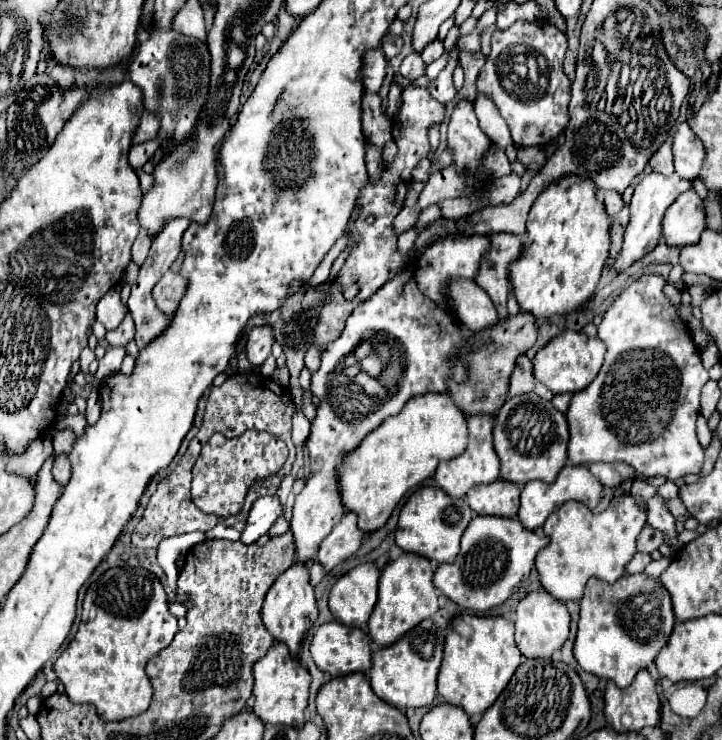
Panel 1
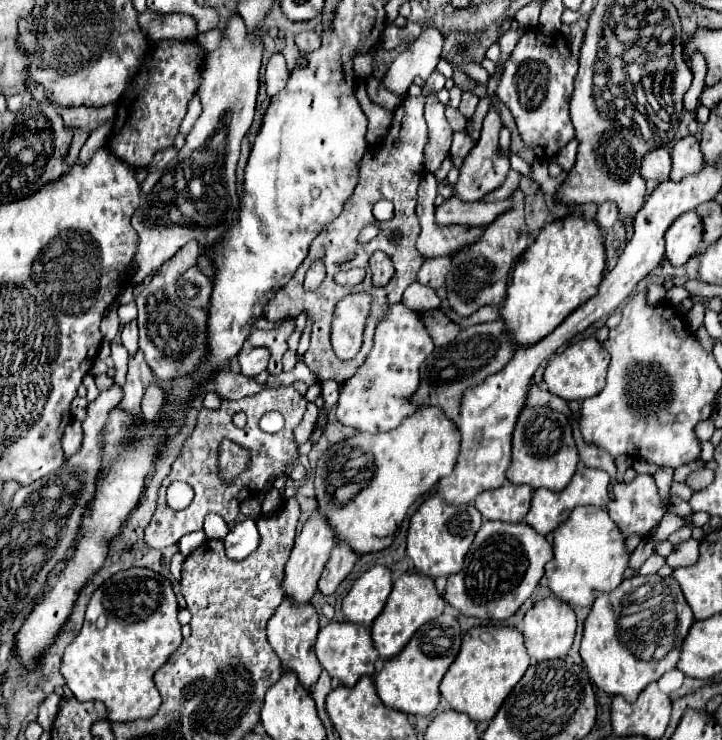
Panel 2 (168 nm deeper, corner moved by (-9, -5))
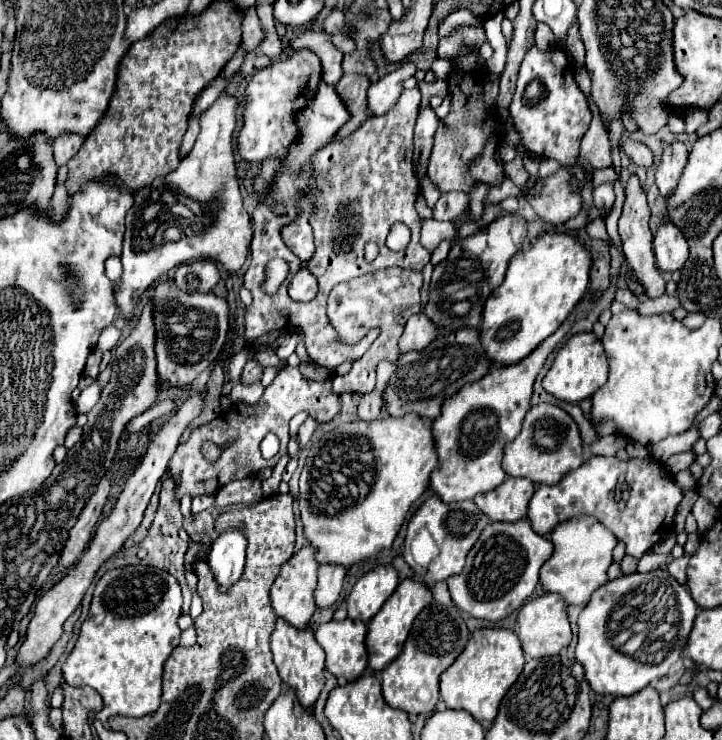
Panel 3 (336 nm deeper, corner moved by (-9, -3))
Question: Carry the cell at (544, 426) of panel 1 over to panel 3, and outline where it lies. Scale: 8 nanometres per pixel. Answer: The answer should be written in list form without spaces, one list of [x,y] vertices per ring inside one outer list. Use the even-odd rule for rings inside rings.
[[[553,404],[531,406],[519,436],[505,446],[503,470],[513,478],[529,478],[535,484],[559,484],[571,470],[583,464],[579,428],[573,418]]]

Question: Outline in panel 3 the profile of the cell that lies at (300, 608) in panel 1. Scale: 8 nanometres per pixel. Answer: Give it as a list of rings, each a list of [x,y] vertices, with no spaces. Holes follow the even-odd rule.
[[[277,618],[277,624],[275,624],[273,636],[271,636],[271,652],[273,652],[273,660],[279,670],[281,680],[297,692],[297,698],[305,708],[311,708],[317,702],[319,692],[325,684],[325,676],[323,676],[325,652],[315,642],[315,632],[309,626],[305,626],[303,630],[297,630],[287,620]]]

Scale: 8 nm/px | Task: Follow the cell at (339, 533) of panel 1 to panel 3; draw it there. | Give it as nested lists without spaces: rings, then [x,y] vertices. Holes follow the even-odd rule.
[[[321,564],[319,580],[315,588],[317,606],[331,606],[339,598],[345,572],[347,572],[345,566],[339,566],[339,564]]]

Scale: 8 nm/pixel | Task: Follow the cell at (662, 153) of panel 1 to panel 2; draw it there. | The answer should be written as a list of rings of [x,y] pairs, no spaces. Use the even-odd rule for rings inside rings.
[[[655,148],[651,152],[647,152],[641,160],[641,176],[645,180],[653,178],[659,182],[669,180],[669,172],[671,172],[671,154],[669,148]]]

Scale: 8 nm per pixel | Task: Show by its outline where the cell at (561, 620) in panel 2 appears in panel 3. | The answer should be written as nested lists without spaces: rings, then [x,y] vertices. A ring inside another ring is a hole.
[[[543,594],[531,602],[527,602],[525,606],[521,606],[519,614],[517,614],[517,624],[519,624],[519,640],[521,646],[525,650],[525,658],[543,658],[543,656],[555,656],[559,654],[563,648],[569,646],[571,642],[571,624],[569,624],[569,616],[565,610],[565,602],[559,594]]]

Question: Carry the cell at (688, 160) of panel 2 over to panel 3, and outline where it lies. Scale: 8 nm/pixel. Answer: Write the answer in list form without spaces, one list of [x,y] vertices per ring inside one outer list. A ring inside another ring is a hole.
[[[673,142],[663,150],[663,156],[655,174],[655,182],[663,198],[677,186],[687,160],[689,160],[689,150],[683,142]]]

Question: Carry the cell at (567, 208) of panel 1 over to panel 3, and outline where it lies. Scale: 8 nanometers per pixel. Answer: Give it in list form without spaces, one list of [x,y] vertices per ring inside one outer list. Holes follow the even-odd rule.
[[[545,232],[527,250],[517,252],[503,284],[495,288],[483,310],[481,340],[489,360],[515,364],[551,336],[587,294],[591,264],[585,244],[565,232]]]

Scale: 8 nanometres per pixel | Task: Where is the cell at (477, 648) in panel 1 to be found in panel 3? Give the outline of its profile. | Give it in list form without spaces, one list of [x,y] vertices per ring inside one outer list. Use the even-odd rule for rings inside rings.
[[[479,628],[471,634],[471,640],[467,642],[467,648],[459,654],[459,660],[455,660],[447,668],[447,672],[443,672],[441,698],[447,704],[447,708],[463,708],[479,722],[493,722],[503,696],[515,684],[523,666],[525,654],[513,630]]]

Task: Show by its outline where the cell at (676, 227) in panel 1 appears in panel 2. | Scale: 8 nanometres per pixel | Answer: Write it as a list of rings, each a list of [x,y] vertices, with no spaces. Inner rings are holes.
[[[695,212],[681,214],[667,230],[667,248],[665,258],[673,266],[683,266],[691,256],[695,256],[701,244],[701,226],[699,216]]]

